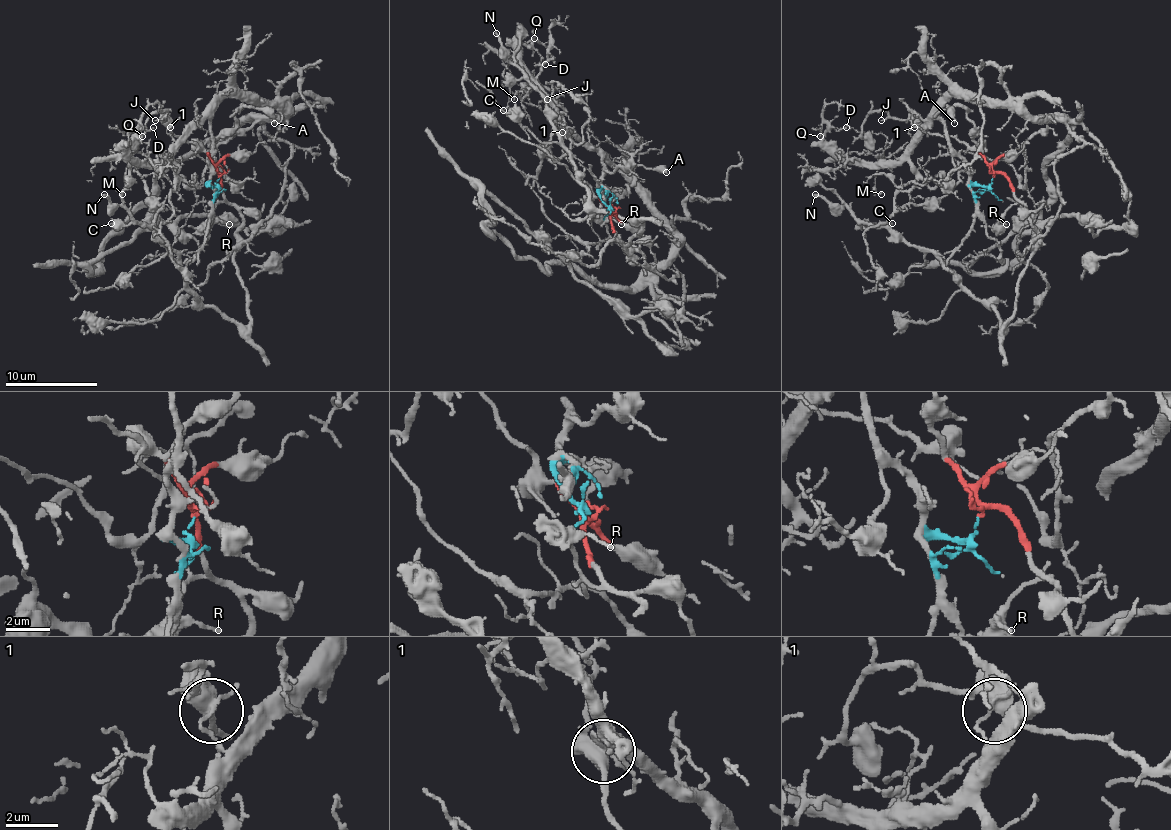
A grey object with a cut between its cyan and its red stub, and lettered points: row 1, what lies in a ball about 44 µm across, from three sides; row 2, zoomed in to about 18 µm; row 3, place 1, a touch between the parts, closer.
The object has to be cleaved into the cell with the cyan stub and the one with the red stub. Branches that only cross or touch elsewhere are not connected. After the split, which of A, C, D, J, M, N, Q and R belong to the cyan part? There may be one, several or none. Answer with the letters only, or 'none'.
D, M, Q

